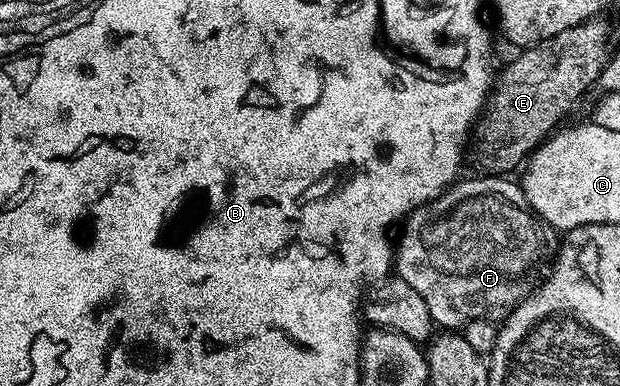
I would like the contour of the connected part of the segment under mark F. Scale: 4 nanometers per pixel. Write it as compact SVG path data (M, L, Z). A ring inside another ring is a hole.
M505 175L476 176L477 177L469 178L466 176L464 179L458 180L456 183L450 185L436 201L418 208L416 212L404 222L403 230L405 229L405 234L402 235L401 241L399 237L395 245L396 276L403 278L407 283L411 283L411 287L415 287L415 291L419 291L419 295L423 295L423 303L427 303L427 311L431 315L434 326L440 327L445 331L464 330L468 321L479 321L485 318L497 323L508 317L509 312L530 292L531 285L528 285L528 281L529 276L533 273L533 268L549 253L549 236L551 236L551 230L549 226L534 213L532 207L529 205L528 199L525 197L525 192L521 190L520 184Z

